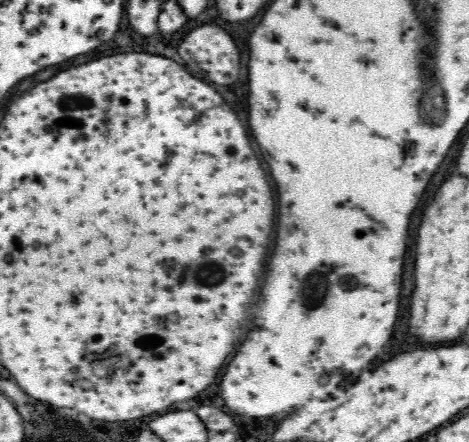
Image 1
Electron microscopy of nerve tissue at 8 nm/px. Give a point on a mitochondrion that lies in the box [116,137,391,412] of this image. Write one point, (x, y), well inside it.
(315, 284)

